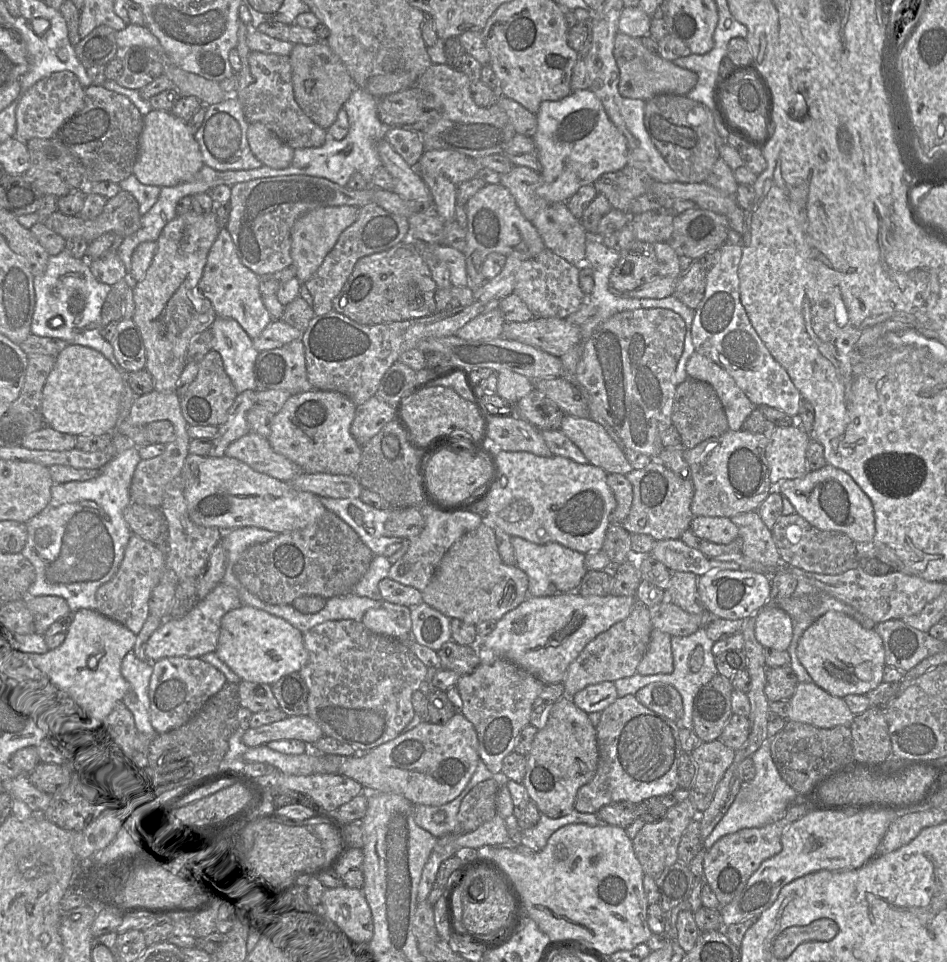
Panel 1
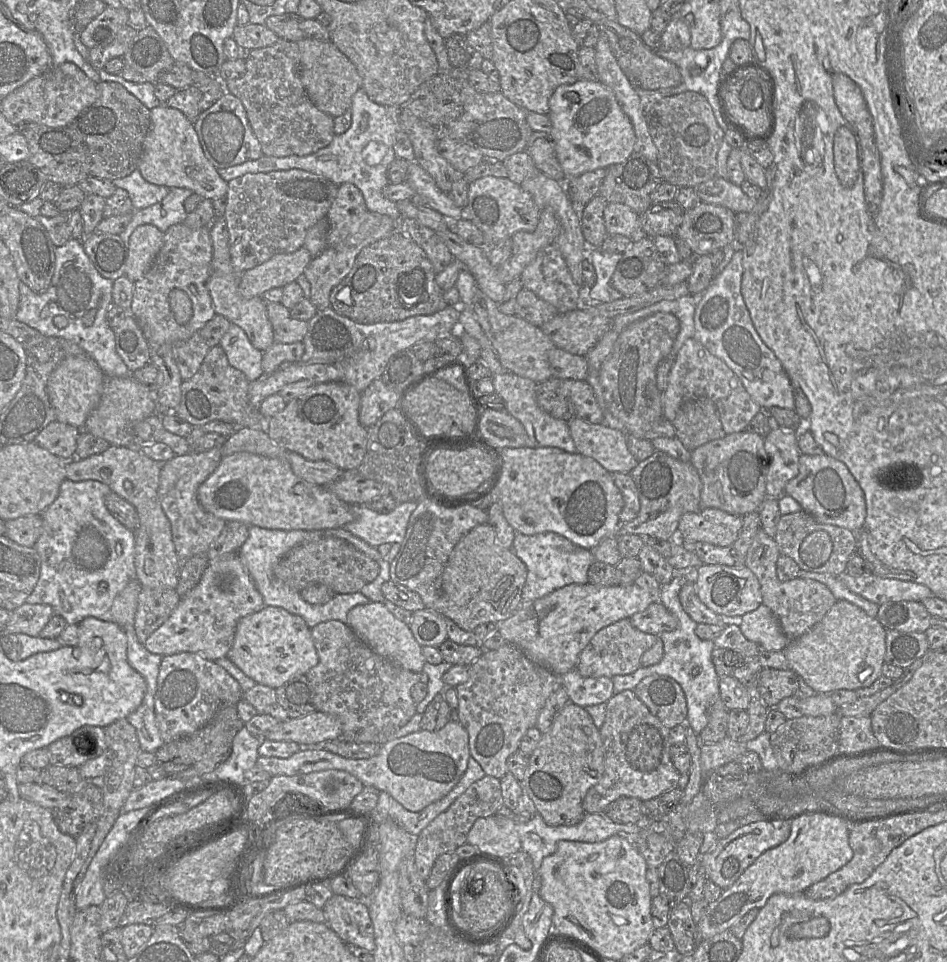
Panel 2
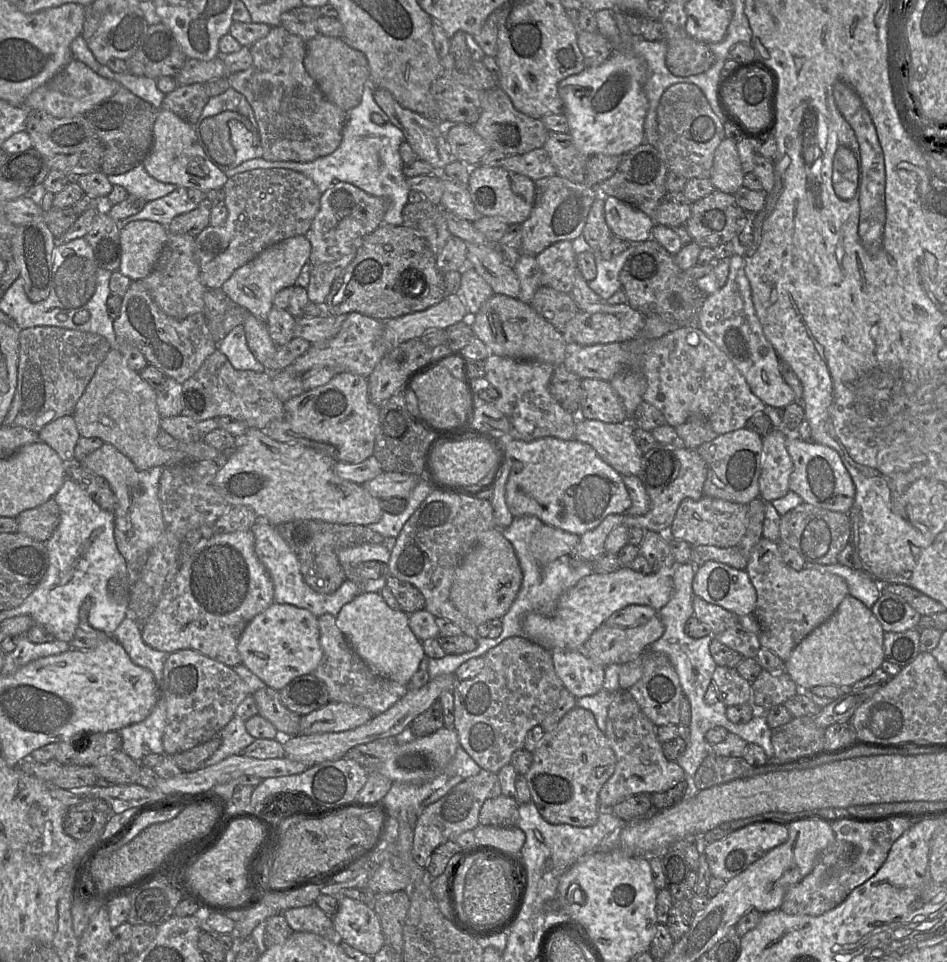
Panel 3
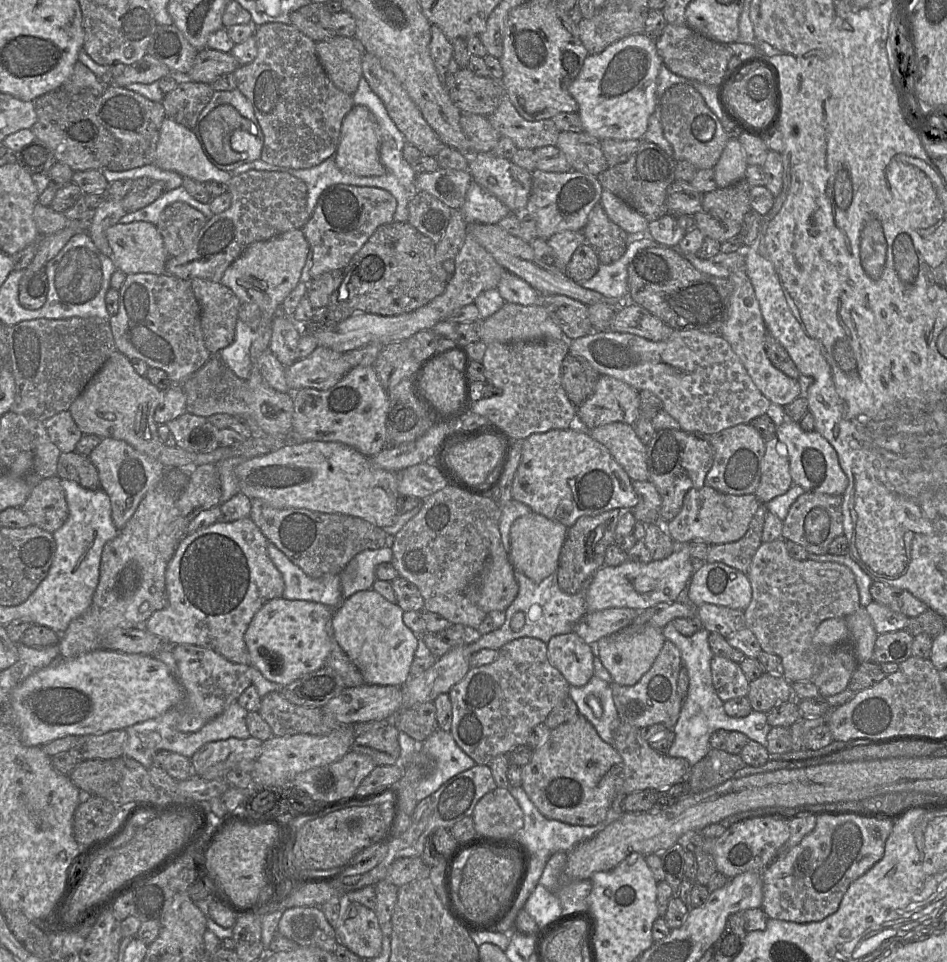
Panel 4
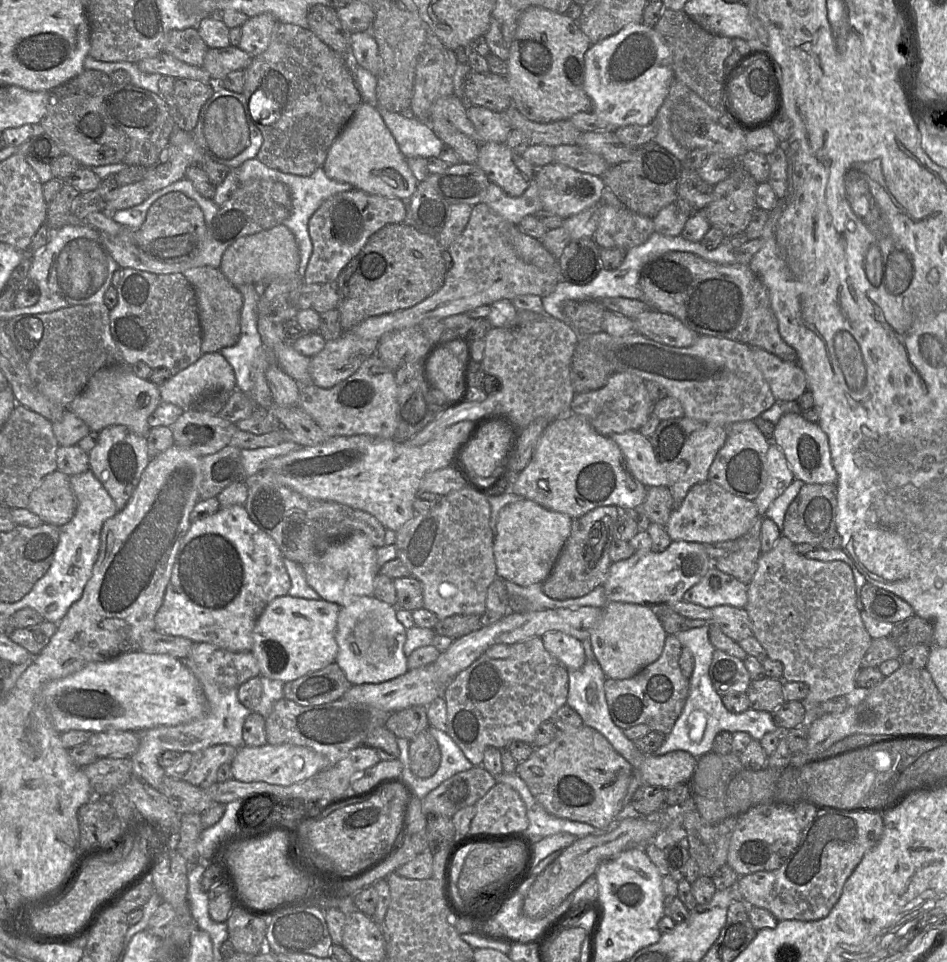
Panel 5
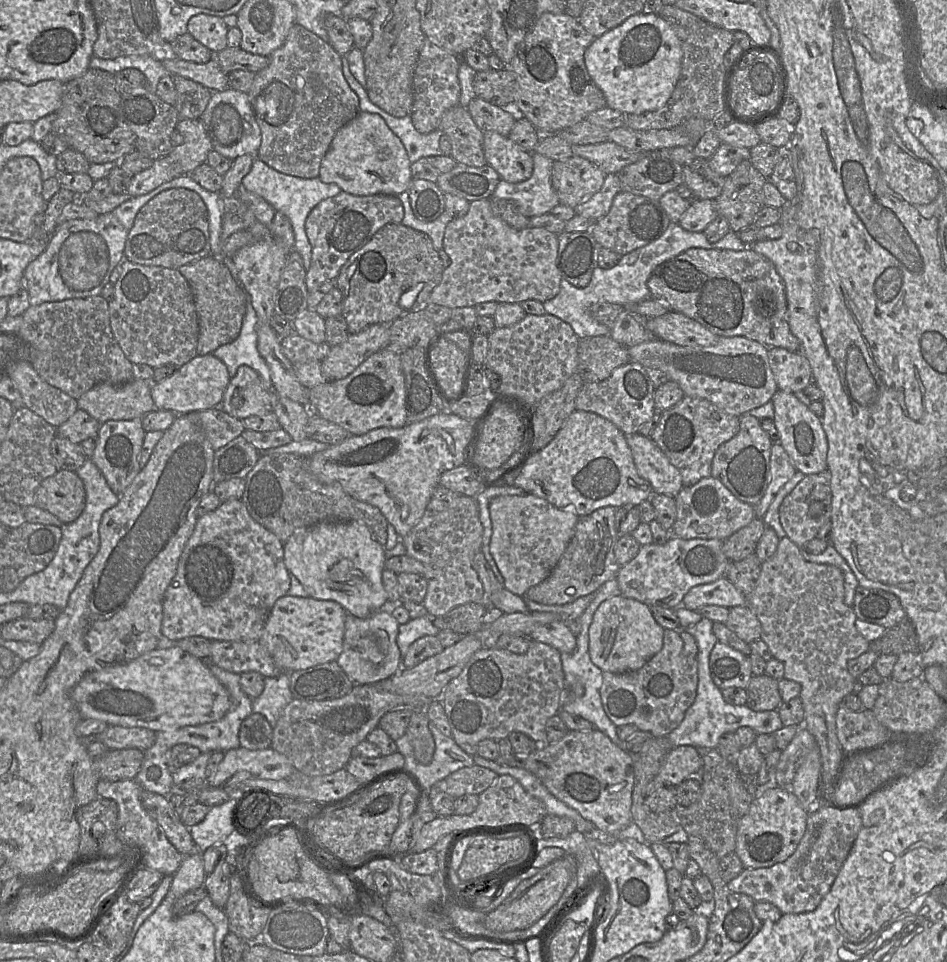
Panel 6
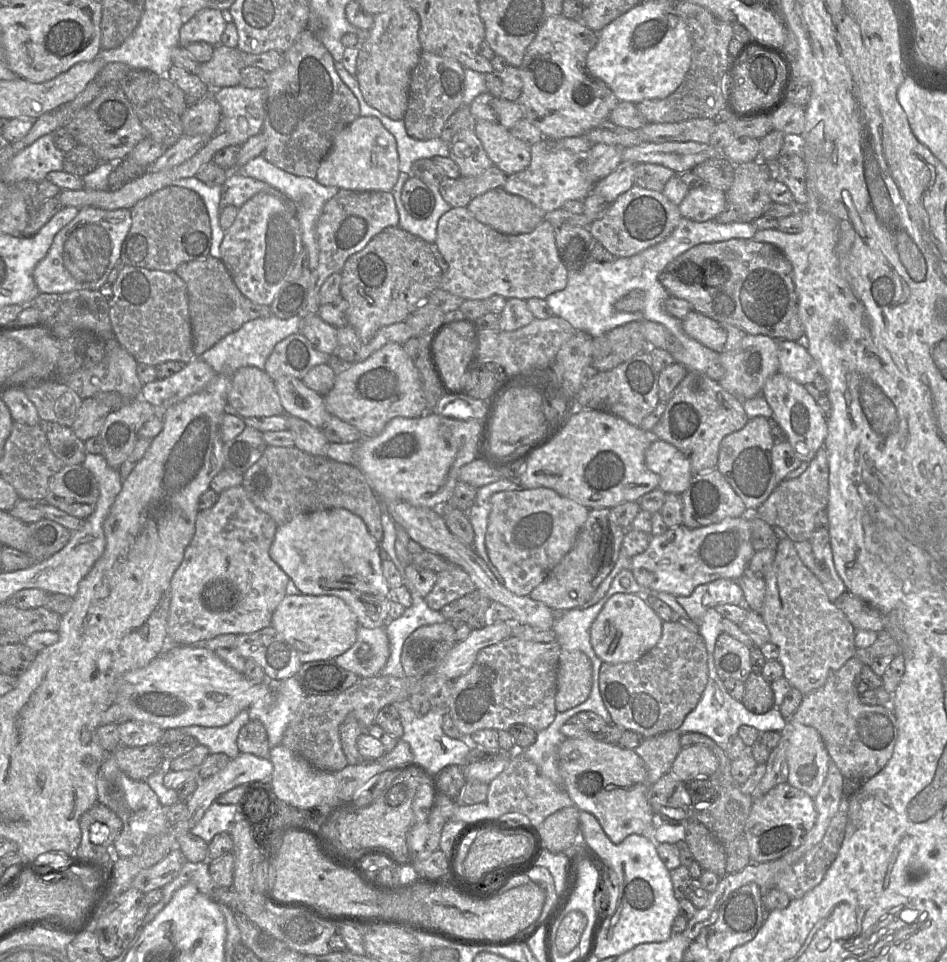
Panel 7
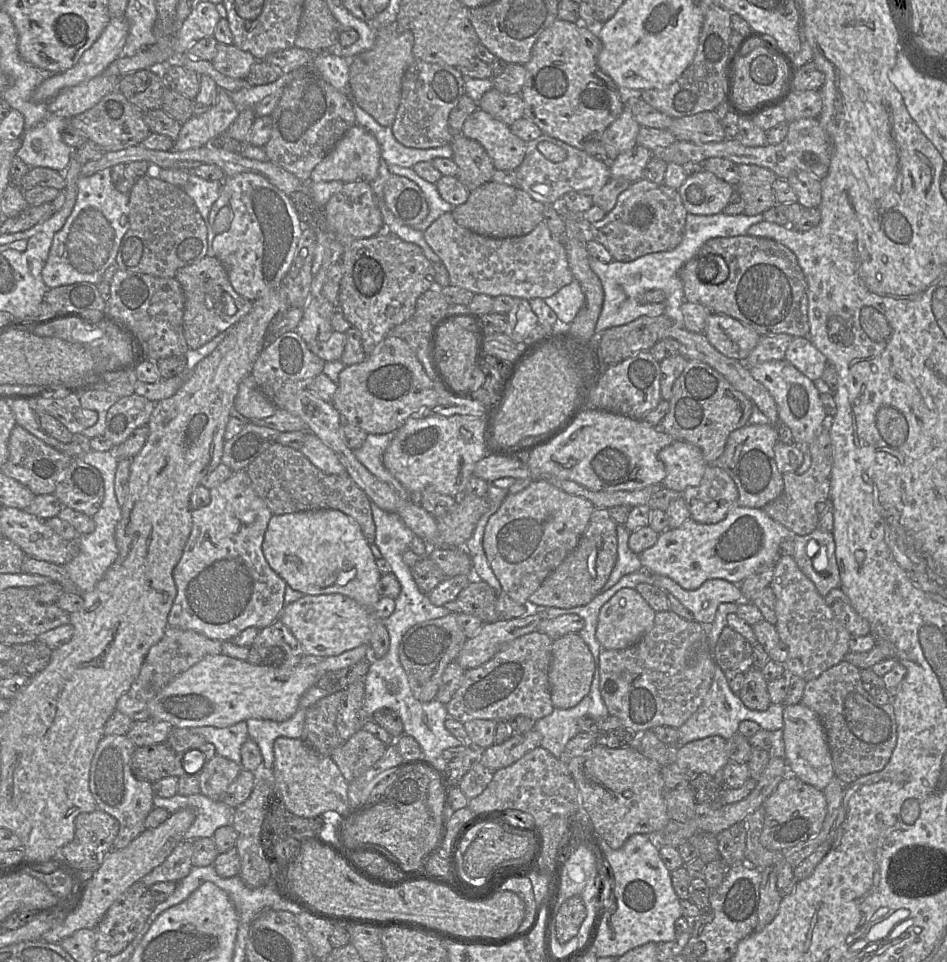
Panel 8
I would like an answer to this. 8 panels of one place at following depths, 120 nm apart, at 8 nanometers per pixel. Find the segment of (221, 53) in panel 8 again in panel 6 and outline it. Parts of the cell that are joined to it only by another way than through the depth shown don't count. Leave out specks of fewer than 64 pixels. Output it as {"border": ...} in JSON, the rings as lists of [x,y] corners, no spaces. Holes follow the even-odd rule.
{"border":[[[179,58],[162,62],[170,75],[177,75],[195,81],[212,93],[228,89],[228,75],[224,73],[216,59],[211,58],[208,62],[199,64]]]}

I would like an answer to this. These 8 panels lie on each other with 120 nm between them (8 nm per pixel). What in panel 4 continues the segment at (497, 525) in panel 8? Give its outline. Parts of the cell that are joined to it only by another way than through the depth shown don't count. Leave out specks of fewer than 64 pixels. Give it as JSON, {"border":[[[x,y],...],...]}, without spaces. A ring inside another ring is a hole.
{"border":[[[531,512],[517,518],[510,528],[510,548],[508,558],[513,569],[526,575],[534,583],[540,583],[543,579],[557,571],[559,555],[565,542],[568,528],[560,522]]]}

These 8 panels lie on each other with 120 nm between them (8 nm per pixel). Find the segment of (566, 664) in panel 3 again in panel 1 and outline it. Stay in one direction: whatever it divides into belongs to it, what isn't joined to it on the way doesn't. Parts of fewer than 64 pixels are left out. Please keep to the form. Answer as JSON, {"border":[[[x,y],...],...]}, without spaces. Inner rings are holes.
{"border":[[[612,681],[588,685],[571,697],[575,705],[586,713],[602,712],[617,698],[618,693]]]}

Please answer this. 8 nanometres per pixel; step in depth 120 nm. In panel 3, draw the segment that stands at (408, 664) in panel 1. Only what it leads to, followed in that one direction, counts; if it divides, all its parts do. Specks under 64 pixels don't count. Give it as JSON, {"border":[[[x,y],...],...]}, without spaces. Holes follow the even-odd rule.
{"border":[[[326,613],[318,618],[318,622],[323,656],[313,674],[325,683],[330,701],[365,707],[376,716],[388,710],[408,692],[407,685],[382,678],[370,670],[337,627],[336,617]]]}

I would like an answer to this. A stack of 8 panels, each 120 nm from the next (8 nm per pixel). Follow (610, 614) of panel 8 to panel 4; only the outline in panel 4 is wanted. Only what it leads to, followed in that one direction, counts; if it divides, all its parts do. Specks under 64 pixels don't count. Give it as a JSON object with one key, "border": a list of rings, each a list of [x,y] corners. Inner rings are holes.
{"border":[[[630,626],[597,641],[598,656],[613,681],[623,686],[635,685],[649,671],[666,642],[662,629],[652,626]]]}

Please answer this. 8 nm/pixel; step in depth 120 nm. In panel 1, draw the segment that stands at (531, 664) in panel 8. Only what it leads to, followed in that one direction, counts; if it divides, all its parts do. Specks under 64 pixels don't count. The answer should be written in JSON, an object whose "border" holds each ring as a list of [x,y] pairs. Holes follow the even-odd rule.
{"border":[[[498,657],[492,664],[479,664],[472,673],[460,676],[457,689],[463,701],[461,713],[477,732],[480,759],[494,776],[501,776],[503,759],[516,746],[521,730],[530,723],[532,705],[544,682],[514,663]]]}

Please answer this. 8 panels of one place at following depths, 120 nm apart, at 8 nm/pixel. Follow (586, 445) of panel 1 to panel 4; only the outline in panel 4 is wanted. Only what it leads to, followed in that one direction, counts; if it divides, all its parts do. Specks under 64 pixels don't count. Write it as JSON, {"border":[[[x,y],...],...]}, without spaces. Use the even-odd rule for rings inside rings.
{"border":[[[614,422],[587,431],[609,450],[632,481],[648,481],[647,445],[639,439],[633,426]]]}

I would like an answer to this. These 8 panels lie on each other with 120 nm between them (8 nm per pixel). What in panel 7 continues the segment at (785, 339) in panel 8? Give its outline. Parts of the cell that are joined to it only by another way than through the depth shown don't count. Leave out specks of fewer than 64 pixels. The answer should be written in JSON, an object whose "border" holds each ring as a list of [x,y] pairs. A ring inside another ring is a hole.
{"border":[[[746,334],[736,350],[719,354],[724,371],[722,378],[718,381],[720,386],[742,401],[761,395],[766,380],[779,372],[777,345],[778,341],[768,336]]]}

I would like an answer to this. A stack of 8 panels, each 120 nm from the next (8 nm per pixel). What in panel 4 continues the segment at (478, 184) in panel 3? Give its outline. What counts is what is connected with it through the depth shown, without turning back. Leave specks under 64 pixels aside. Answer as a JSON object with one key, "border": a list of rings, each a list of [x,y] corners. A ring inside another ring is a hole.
{"border":[[[492,152],[472,154],[468,171],[473,182],[498,198],[511,213],[524,213],[532,190],[532,172]]]}

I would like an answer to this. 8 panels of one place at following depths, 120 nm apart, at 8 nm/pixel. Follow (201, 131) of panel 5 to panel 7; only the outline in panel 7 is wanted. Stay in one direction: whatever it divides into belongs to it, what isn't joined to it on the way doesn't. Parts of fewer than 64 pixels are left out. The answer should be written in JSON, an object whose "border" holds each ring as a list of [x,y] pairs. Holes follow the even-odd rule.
{"border":[[[239,85],[213,91],[221,106],[217,133],[228,133],[232,137],[232,145],[242,146],[250,137],[262,132],[266,88],[249,89]]]}

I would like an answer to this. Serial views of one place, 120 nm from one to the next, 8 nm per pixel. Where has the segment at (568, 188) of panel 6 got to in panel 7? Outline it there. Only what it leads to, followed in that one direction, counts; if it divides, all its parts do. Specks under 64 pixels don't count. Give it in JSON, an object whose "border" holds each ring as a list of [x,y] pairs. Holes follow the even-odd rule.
{"border":[[[607,144],[592,145],[591,150],[585,160],[583,160],[583,173],[592,183],[596,183],[612,173],[622,162],[622,149],[626,147],[617,147]]]}

